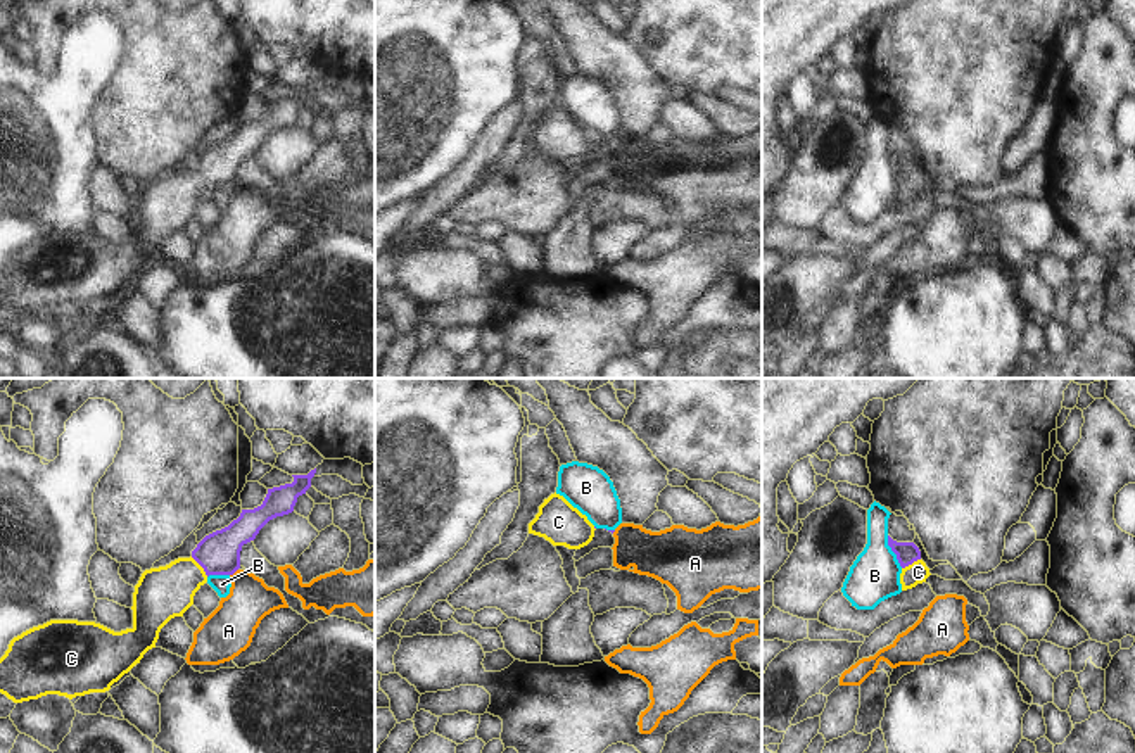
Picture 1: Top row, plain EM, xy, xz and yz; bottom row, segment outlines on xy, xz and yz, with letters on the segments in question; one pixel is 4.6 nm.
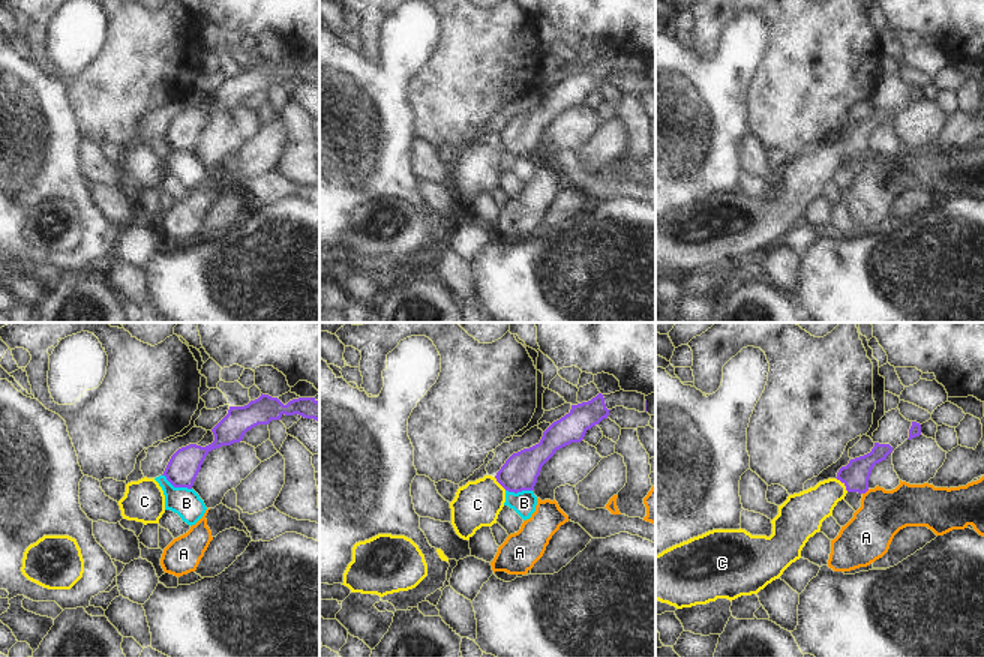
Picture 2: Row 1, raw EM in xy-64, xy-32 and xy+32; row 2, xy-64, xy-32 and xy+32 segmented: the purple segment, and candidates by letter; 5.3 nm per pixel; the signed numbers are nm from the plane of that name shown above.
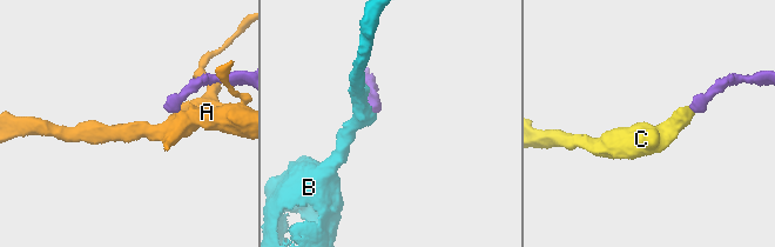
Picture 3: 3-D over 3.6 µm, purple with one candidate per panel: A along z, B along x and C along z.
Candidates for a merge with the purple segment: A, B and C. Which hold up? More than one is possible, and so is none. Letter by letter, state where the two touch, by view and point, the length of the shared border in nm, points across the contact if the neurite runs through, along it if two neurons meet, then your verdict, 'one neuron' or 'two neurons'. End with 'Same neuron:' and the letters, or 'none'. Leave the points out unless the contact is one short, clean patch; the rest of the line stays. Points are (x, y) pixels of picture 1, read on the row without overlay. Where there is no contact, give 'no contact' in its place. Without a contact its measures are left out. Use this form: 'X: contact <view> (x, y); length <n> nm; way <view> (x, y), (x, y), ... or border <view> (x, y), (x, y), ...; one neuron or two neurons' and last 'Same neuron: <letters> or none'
A: contact xy (234, 185); length 50 nm; border xy (237, 182), (230, 189); two neurons
B: contact yz (892, 163); length 170 nm; border yz (887, 149), (887, 158), (902, 180); two neurons
C: contact xy (201, 178); length 130 nm; way xy (218, 166), (201, 178), (163, 206); one neuron
Same neuron: C

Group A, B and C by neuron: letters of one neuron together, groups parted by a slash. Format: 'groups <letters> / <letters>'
groups A / B / C

